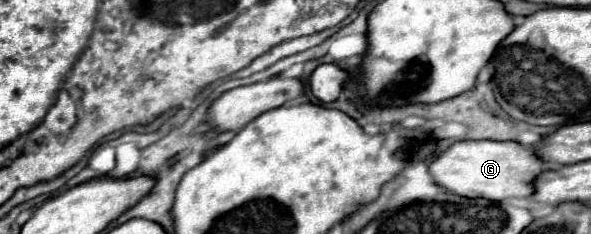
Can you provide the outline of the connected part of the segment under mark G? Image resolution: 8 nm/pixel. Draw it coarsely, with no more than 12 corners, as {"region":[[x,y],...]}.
{"region":[[461,140],[429,174],[465,198],[527,198],[547,164],[517,142]]}

